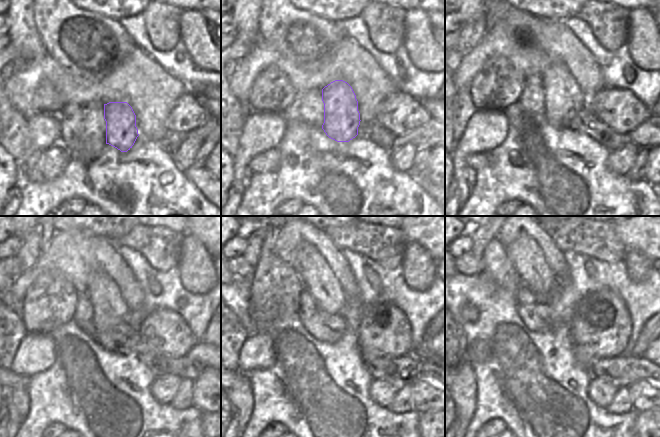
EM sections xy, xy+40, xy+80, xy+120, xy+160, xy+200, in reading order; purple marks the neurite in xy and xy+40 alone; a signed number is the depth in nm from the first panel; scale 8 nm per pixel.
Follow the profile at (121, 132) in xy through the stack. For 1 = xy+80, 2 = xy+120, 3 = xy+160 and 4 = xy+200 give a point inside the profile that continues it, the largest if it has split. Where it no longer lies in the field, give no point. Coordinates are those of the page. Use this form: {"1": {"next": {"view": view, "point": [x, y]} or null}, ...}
{"1": {"next": {"view": "xy+80", "point": [563, 98]}}, "2": {"next": {"view": "xy+120", "point": [111, 313]}}, "3": {"next": {"view": "xy+160", "point": [319, 281]}}, "4": {"next": {"view": "xy+200", "point": [526, 256]}}}

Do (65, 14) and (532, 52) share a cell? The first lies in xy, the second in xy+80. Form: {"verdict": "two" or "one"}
{"verdict": "one"}

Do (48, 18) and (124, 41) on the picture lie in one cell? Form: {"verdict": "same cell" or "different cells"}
{"verdict": "same cell"}

